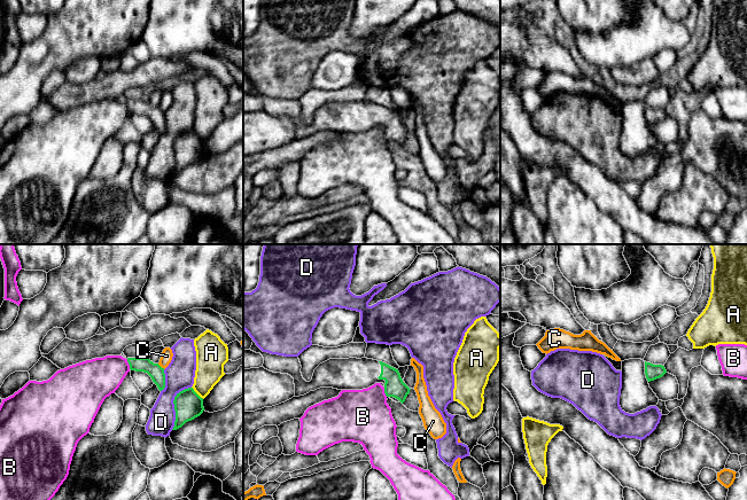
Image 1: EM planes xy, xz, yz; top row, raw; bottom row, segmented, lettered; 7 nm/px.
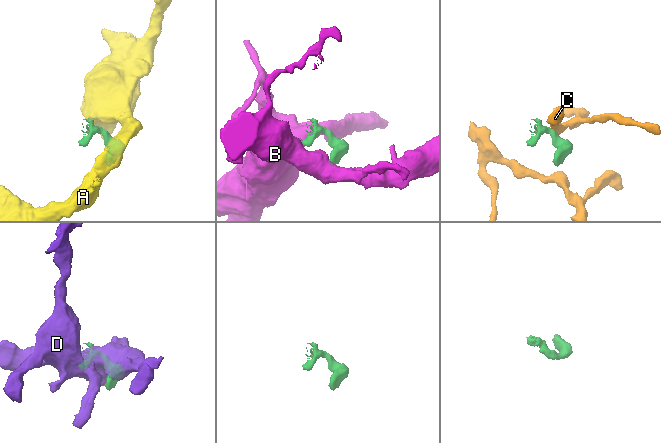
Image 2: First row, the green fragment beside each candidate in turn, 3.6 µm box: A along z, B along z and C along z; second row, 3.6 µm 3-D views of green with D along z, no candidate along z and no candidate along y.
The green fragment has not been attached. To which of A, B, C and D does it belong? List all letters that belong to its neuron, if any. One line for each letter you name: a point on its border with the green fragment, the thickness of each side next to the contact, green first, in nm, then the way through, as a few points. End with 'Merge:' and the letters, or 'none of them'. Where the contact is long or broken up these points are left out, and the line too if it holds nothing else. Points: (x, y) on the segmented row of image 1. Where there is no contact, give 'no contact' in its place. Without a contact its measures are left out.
Merge: none of them

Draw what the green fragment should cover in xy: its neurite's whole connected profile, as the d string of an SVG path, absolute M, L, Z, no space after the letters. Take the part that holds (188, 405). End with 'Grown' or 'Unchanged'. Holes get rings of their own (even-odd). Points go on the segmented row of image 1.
M193 388L185 389L177 393L173 400L176 421L172 430L181 428L186 422L200 416L203 411L203 398Z. Unchanged

